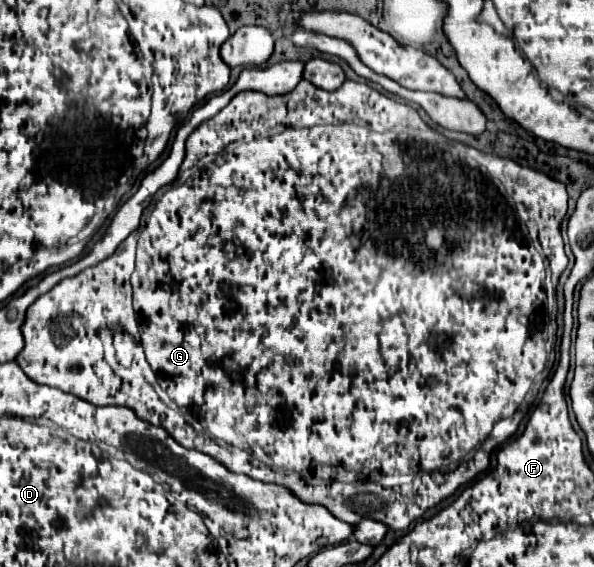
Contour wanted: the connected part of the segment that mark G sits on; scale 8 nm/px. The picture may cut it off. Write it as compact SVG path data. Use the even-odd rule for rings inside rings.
M348 79L342 83L342 87L338 87L338 91L324 91L308 81L300 81L298 87L286 95L268 97L258 91L238 93L216 117L204 121L188 137L180 172L188 169L196 171L182 185L176 181L160 195L144 231L140 233L138 229L126 241L122 241L114 255L96 265L98 271L90 267L92 271L82 271L76 277L68 277L30 305L22 327L26 345L16 357L16 363L22 367L22 371L38 385L56 387L94 405L126 405L134 409L142 421L154 423L158 427L165 423L167 432L178 443L182 443L182 447L202 451L212 459L218 459L218 463L224 467L230 467L230 471L250 475L252 479L262 479L264 483L290 487L290 491L294 491L298 499L304 499L304 503L324 505L336 519L350 525L360 523L362 519L374 519L384 523L388 529L404 531L416 519L420 519L426 509L438 505L460 485L486 471L492 449L502 445L518 427L500 423L516 413L524 395L528 393L526 387L532 387L532 381L544 370L547 362L544 327L552 317L546 314L546 301L556 299L556 290L544 288L544 280L548 275L546 270L549 269L549 263L554 283L559 282L568 264L560 235L560 223L566 215L566 187L546 173L522 167L507 157L487 154L450 141L438 131L430 129L410 105L396 104L394 99L378 93L365 82ZM134 255L138 265L136 269ZM464 281L476 281L480 287L480 297L492 291L498 293L498 301L492 301L492 305L474 305L470 293L466 293ZM132 291L134 311L138 315L142 333L140 343L150 365L144 363L144 367L128 367L132 371L128 371L130 381L126 381L124 377L116 375L116 371L104 359L104 343L108 339L108 331L120 327L122 315L130 311ZM150 366L156 376L150 376Z

